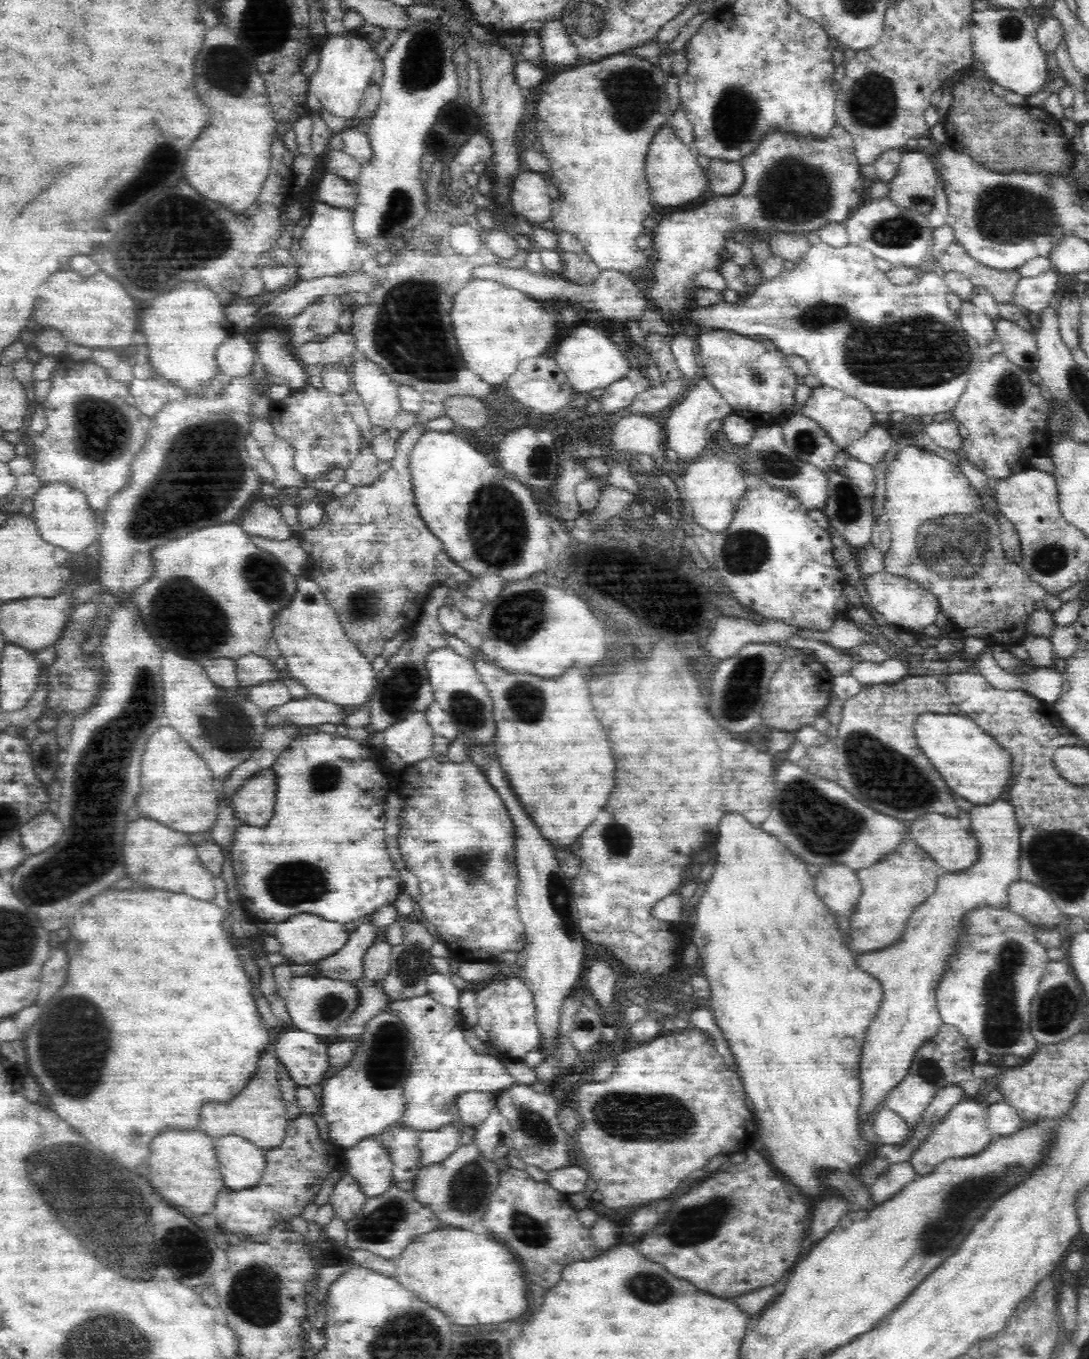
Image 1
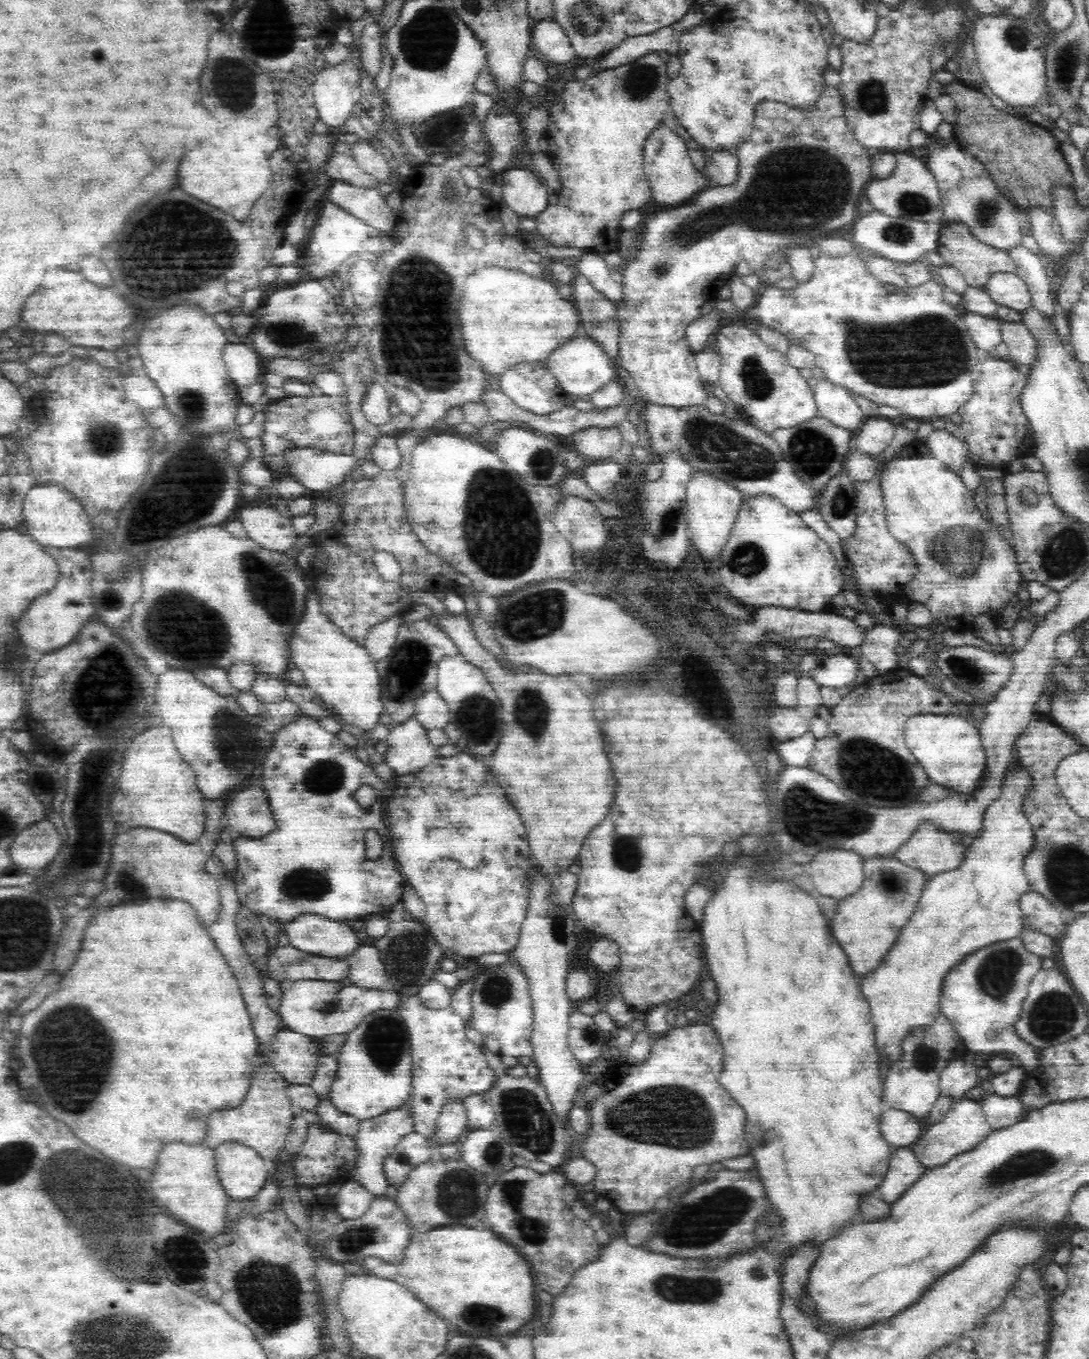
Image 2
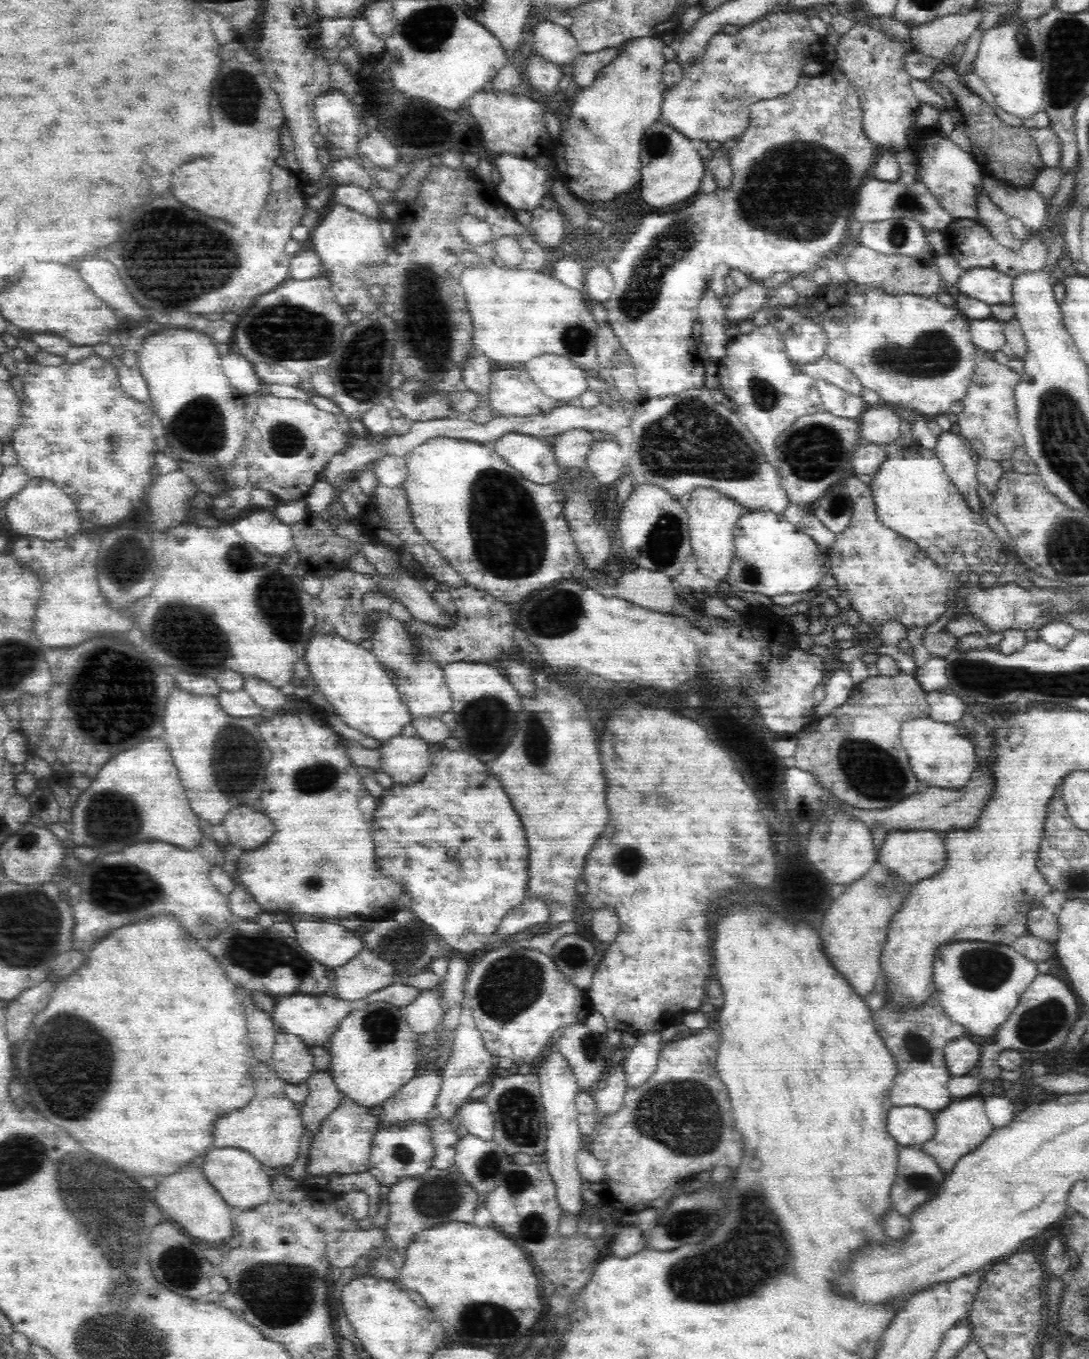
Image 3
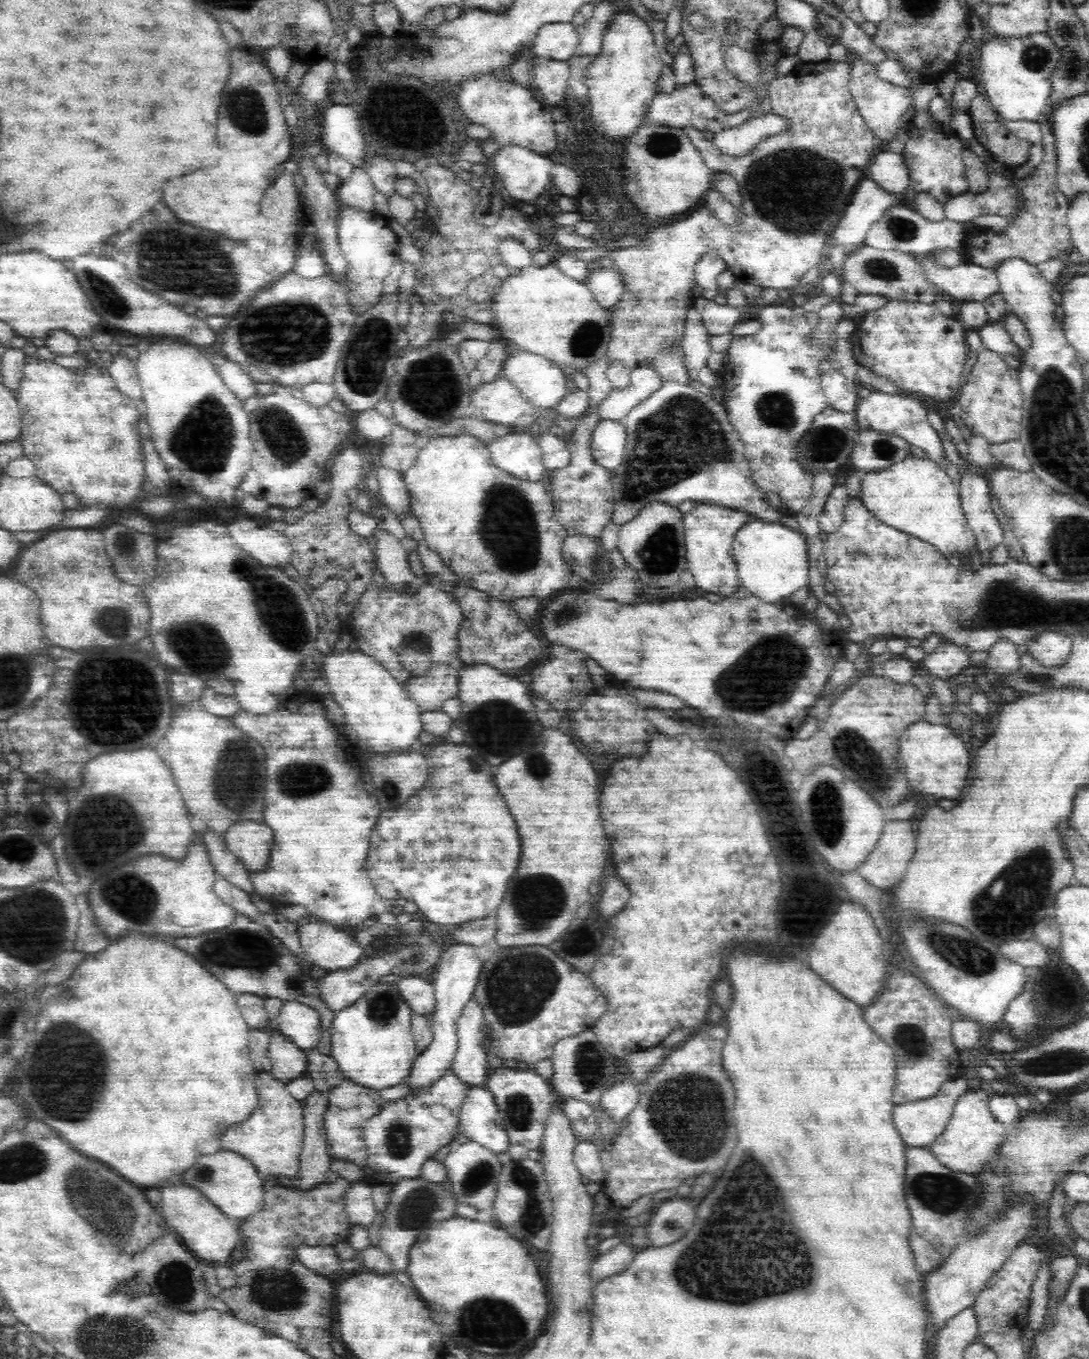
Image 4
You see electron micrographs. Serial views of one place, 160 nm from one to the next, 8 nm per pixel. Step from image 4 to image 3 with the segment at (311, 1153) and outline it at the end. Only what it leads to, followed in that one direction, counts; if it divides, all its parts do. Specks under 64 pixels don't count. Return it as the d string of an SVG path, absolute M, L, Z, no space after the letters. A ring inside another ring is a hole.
M317 1068L304 1082L309 1086L309 1095L301 1115L304 1124L313 1133L318 1128L318 1122L341 1105L344 1096L337 1089L329 1069Z

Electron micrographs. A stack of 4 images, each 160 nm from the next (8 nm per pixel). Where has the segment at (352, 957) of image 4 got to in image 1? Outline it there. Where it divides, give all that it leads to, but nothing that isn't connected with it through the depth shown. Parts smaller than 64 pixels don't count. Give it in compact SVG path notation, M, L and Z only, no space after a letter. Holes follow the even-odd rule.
M300 912L289 916L284 922L278 922L272 935L276 937L279 947L278 956L282 958L282 965L294 964L318 965L325 958L334 957L334 954L345 949L349 941L350 926L345 923L324 918L321 914Z

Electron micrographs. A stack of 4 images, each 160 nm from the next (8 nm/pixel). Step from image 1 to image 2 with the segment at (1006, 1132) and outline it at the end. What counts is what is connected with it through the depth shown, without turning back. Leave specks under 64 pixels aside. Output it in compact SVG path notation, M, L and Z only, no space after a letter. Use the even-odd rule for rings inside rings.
M988 1095L980 1102L986 1122L992 1131L1007 1129L1009 1126L1020 1122L1025 1112L1020 1101L1013 1096Z

